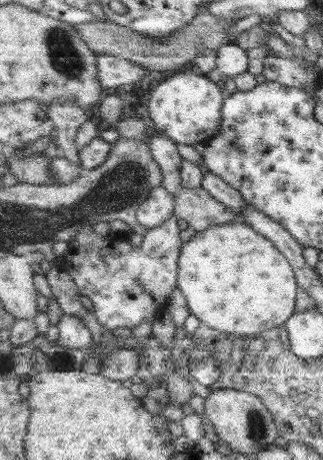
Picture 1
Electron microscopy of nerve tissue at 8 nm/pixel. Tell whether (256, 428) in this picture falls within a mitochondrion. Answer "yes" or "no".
yes

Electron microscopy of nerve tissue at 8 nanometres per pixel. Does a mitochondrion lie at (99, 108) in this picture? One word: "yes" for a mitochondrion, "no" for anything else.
no

